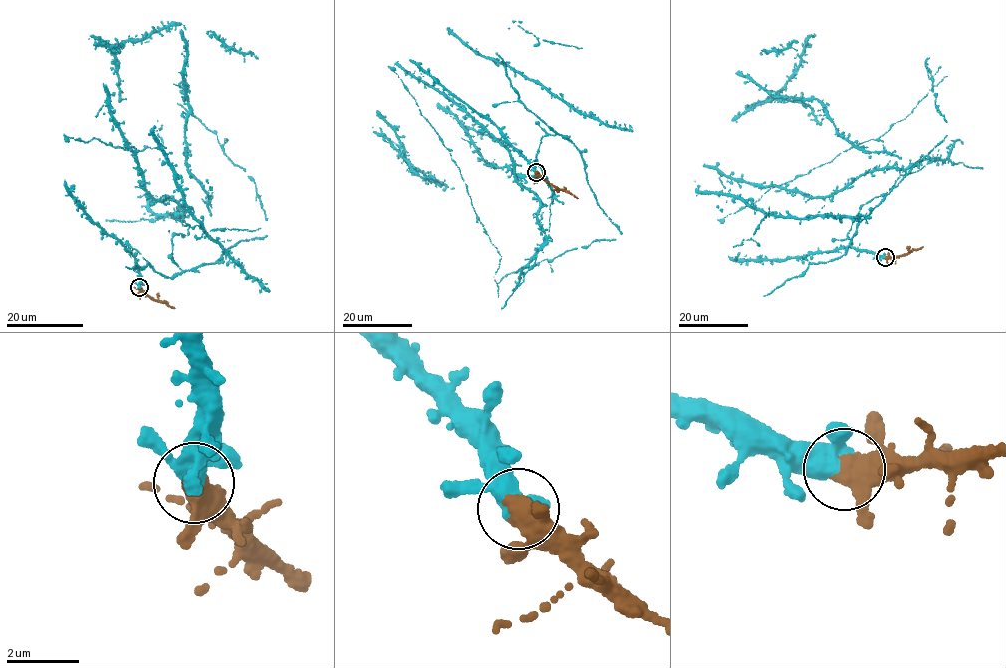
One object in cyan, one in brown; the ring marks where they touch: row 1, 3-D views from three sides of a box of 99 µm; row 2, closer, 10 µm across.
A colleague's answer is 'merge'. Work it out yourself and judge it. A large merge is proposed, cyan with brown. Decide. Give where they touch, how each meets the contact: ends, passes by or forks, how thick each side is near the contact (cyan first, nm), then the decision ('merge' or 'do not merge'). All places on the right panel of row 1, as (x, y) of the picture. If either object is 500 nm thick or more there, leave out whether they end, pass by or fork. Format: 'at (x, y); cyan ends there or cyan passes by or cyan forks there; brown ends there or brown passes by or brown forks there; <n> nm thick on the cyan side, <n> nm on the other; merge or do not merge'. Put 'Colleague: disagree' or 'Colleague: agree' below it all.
at (885, 257); cyan passes by; brown forks there; 440 nm thick on the cyan side, 360 nm on the other; merge
Colleague: agree

